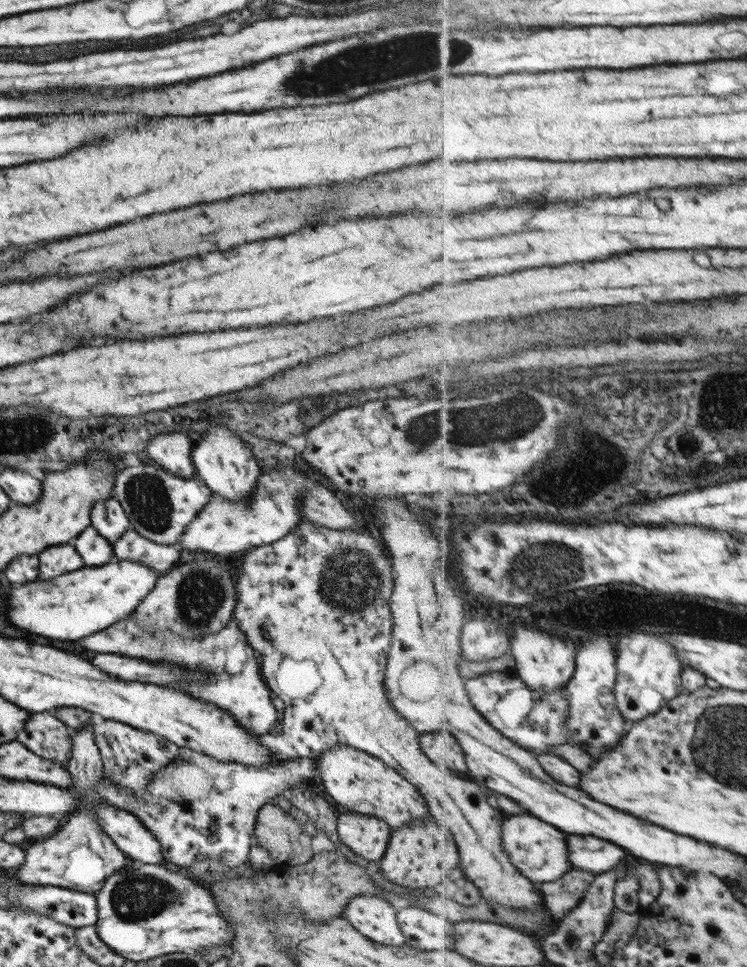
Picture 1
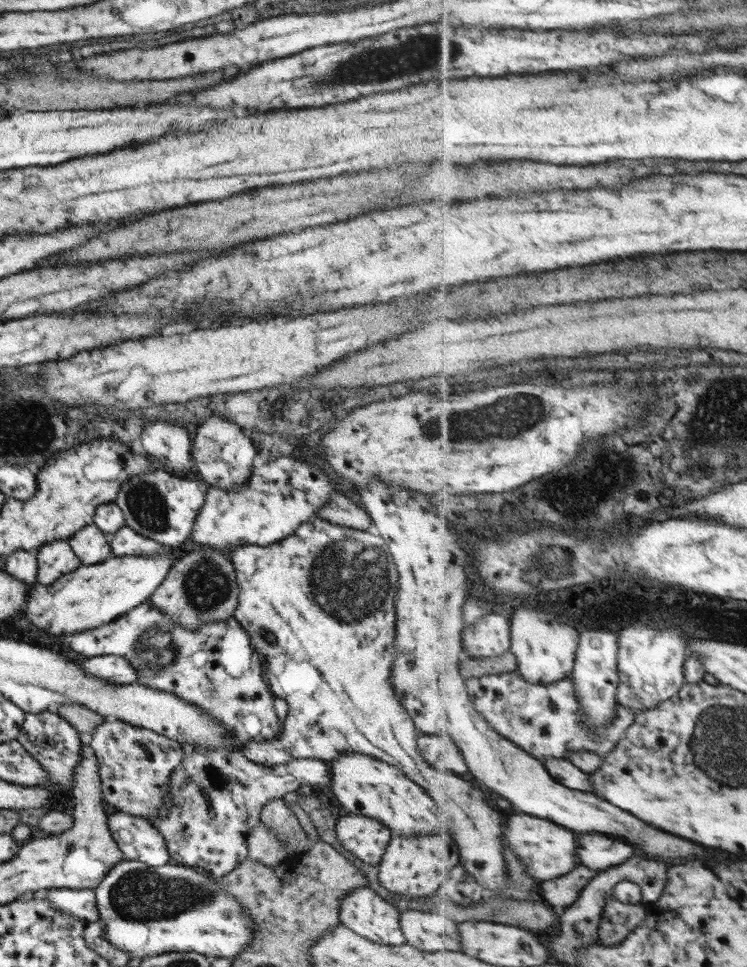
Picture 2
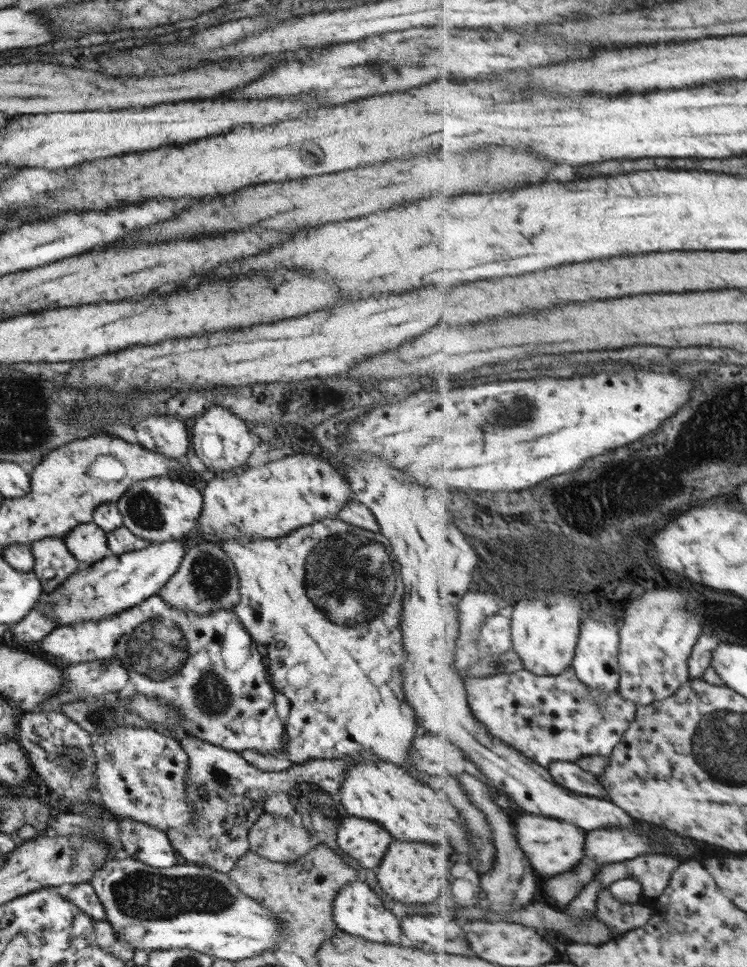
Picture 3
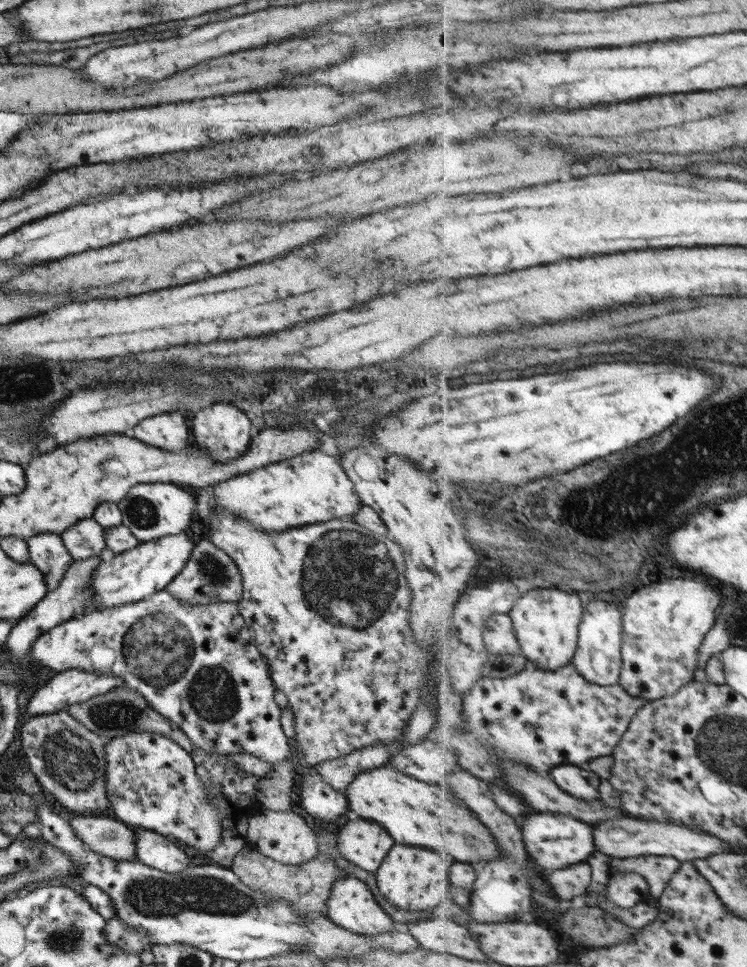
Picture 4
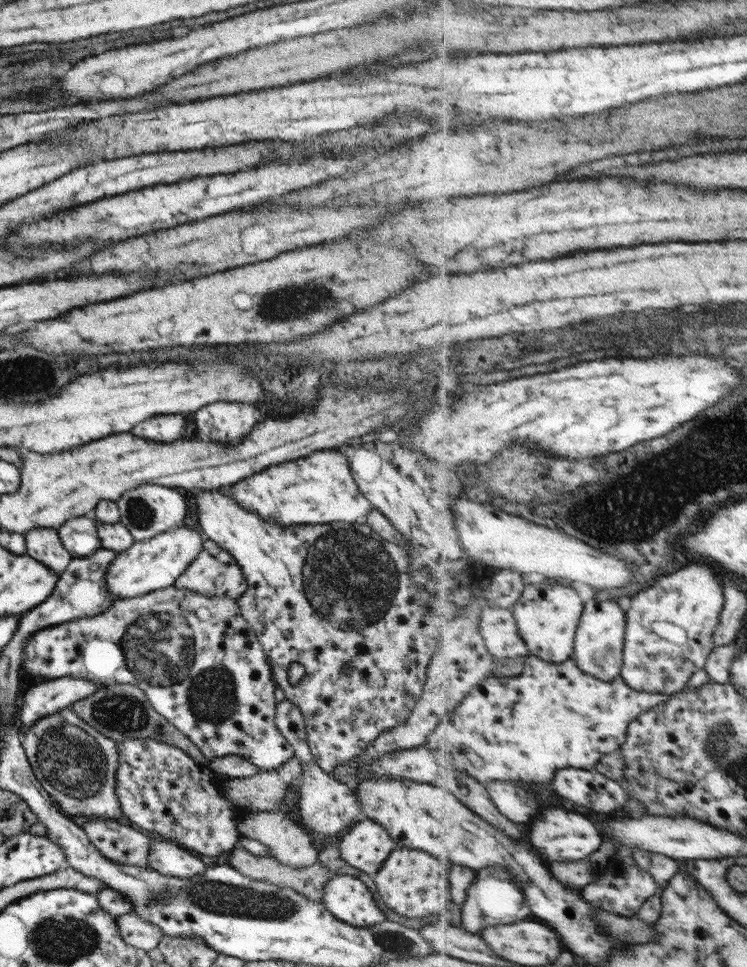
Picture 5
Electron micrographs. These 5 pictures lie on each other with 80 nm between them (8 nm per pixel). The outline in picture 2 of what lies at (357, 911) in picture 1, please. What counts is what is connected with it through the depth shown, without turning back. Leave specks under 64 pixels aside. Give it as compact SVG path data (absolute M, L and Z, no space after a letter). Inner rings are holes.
M368 886L349 892L339 903L339 923L353 934L377 944L403 944L398 926L400 913Z

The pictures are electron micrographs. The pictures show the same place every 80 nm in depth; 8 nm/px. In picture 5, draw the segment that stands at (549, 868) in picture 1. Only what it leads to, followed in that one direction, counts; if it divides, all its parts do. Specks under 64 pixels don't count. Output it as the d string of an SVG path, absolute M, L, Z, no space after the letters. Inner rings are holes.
M553 808L535 818L535 822L531 824L529 842L535 846L535 850L545 860L549 860L549 862L567 860L569 862L569 860L583 860L583 858L591 856L593 852L597 852L603 844L603 838L589 818L561 810L561 808Z

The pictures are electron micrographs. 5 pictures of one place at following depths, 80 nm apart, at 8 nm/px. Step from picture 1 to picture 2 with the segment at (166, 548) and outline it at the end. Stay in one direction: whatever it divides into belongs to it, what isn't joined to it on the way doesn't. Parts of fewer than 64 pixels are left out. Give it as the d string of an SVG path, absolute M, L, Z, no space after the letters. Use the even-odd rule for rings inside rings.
M123 526L108 537L110 551L114 556L162 554L164 545L145 538Z

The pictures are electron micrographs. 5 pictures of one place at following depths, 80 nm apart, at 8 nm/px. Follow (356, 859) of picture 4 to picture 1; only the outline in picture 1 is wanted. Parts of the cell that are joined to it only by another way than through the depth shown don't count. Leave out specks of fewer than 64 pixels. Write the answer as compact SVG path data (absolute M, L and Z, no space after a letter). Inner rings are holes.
M341 814L336 818L338 839L363 860L379 862L385 852L391 828L378 818L362 814Z

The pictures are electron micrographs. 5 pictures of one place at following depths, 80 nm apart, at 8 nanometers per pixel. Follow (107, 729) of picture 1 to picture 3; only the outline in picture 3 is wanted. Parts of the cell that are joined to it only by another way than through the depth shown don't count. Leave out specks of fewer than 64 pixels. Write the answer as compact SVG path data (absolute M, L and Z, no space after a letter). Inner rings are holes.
M117 725L111 730L103 731L94 736L92 742L93 756L95 757L96 790L102 806L114 818L131 819L142 822L166 832L167 829L186 829L192 821L194 808L186 802L184 796L184 776L187 770L188 758L179 747L175 738L159 734L155 729L138 729L127 725Z

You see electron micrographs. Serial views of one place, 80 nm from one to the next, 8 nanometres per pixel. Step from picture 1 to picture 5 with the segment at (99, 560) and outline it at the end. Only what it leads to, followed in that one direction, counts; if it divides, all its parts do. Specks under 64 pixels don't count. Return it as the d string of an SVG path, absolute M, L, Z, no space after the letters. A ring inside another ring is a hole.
M91 515L73 517L56 530L63 548L71 558L88 557L102 547L95 532L95 523Z

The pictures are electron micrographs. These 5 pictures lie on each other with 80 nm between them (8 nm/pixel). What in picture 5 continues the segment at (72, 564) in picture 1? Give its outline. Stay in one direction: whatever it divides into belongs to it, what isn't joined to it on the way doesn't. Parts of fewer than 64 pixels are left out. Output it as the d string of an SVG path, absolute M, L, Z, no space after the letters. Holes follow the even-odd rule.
M35 527L24 535L25 554L36 559L55 574L64 572L67 563L72 559L63 545L55 529Z

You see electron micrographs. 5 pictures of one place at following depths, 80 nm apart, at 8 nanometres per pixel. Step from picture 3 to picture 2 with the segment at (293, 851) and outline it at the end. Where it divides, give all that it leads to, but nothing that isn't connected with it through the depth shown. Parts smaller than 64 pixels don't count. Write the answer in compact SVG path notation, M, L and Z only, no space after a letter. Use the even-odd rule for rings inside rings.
M258 822L246 838L248 853L246 859L263 864L265 867L273 867L279 862L288 860L288 852L274 837L274 832Z

